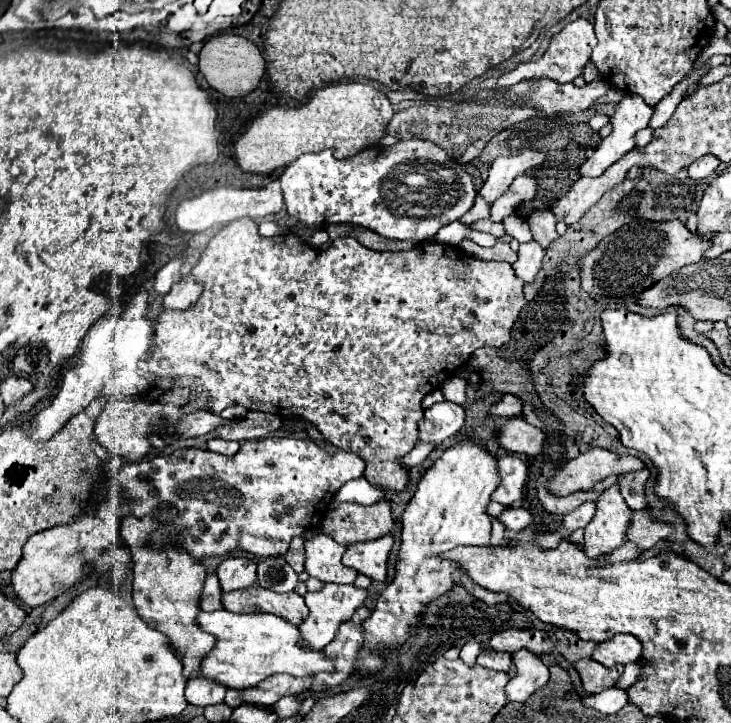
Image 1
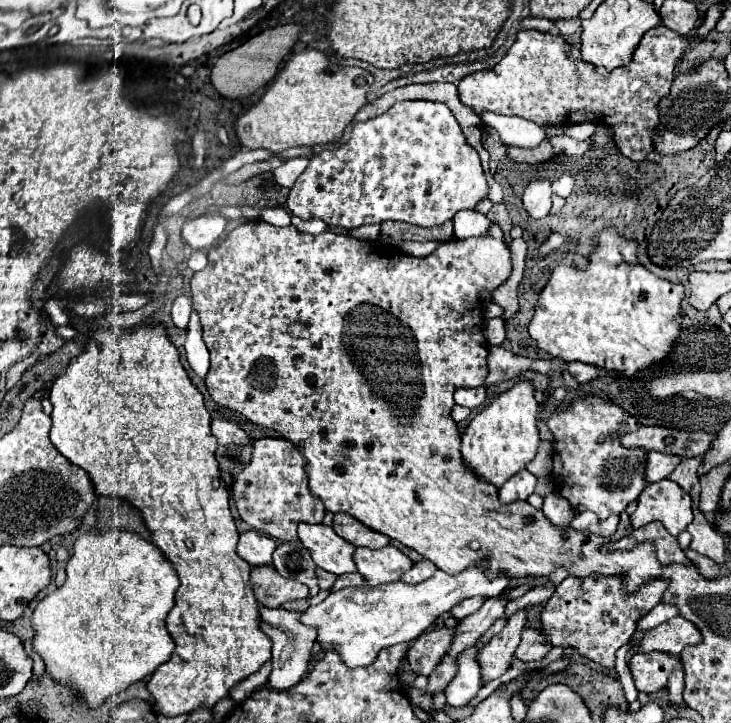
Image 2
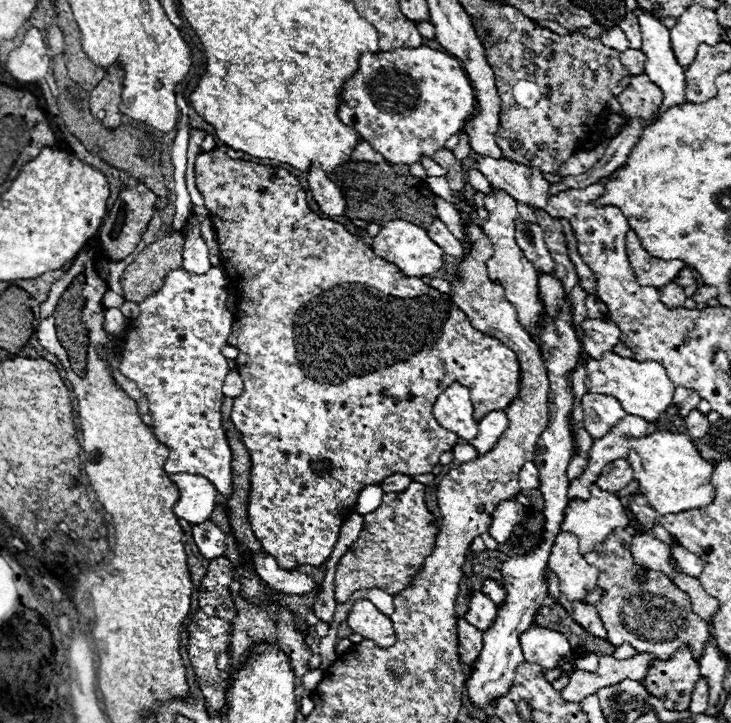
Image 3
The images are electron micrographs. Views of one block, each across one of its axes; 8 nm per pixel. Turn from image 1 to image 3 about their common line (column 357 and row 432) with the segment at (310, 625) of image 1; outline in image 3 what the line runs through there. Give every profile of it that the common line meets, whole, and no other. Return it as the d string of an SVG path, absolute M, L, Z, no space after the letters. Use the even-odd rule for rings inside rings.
M586 394L582 398L582 406L584 406L582 420L584 430L592 438L606 436L618 424L618 420L628 416L616 398L604 394Z

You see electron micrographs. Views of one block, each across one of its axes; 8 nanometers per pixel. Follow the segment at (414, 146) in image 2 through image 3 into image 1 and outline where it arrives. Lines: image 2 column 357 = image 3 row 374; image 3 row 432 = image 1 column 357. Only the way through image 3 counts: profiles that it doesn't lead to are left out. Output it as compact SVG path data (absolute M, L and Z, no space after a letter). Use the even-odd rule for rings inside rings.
M400 140L396 146L380 148L372 160L366 160L364 152L344 160L336 160L332 150L304 154L286 166L280 184L288 214L310 228L348 222L390 240L416 242L434 238L442 226L464 216L476 196L470 174L426 140Z

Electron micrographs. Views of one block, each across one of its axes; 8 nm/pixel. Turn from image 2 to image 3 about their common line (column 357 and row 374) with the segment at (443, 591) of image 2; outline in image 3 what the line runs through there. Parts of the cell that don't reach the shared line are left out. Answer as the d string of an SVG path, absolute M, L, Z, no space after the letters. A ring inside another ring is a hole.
M604 352L600 360L588 358L586 362L586 388L588 392L602 392L606 396L614 396L622 408L632 416L642 416L648 422L654 422L664 414L674 396L674 384L670 382L666 370L658 362L638 362L630 358L622 358L614 352Z

